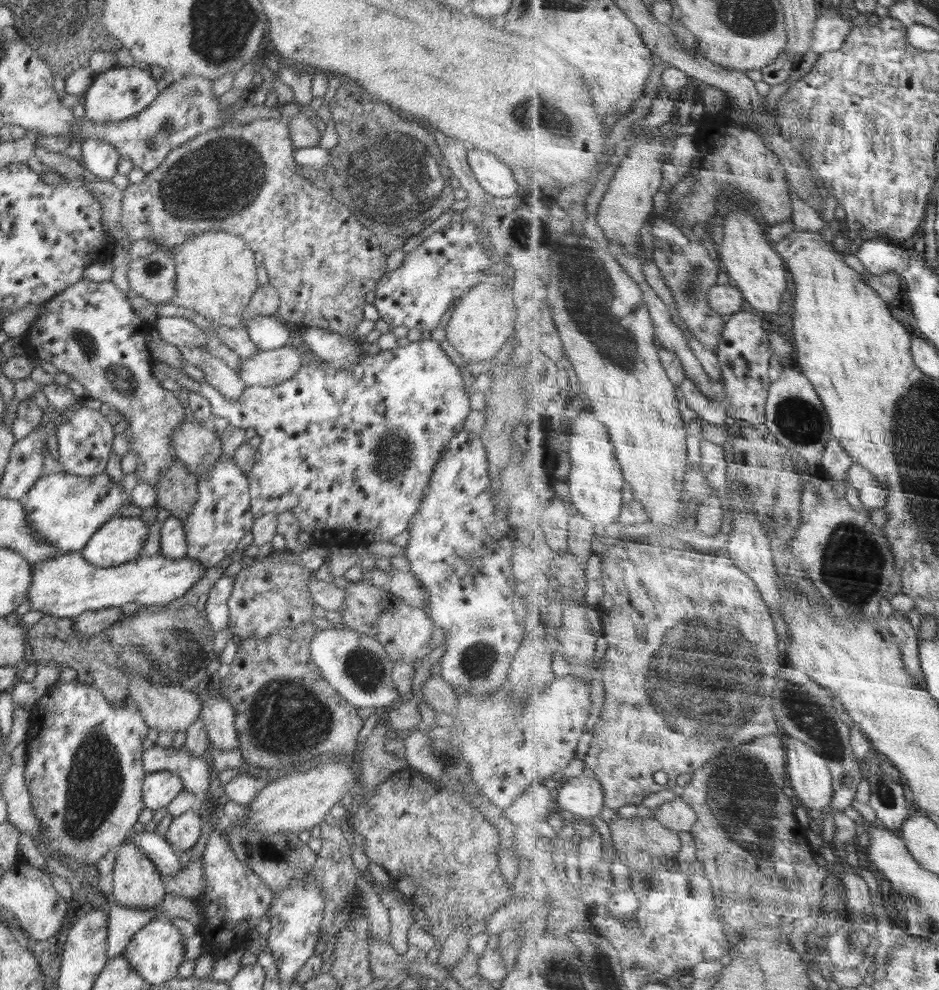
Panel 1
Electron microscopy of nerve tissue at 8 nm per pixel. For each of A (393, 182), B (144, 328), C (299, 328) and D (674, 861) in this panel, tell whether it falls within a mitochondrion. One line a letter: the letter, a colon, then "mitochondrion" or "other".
A: mitochondrion
B: other
C: other
D: other

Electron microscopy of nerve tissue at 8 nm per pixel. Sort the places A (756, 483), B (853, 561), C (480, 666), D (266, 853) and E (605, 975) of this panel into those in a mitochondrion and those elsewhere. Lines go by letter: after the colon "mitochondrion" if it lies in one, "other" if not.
A: other
B: mitochondrion
C: mitochondrion
D: mitochondrion
E: mitochondrion

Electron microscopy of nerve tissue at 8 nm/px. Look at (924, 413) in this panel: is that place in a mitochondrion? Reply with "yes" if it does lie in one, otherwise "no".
yes

